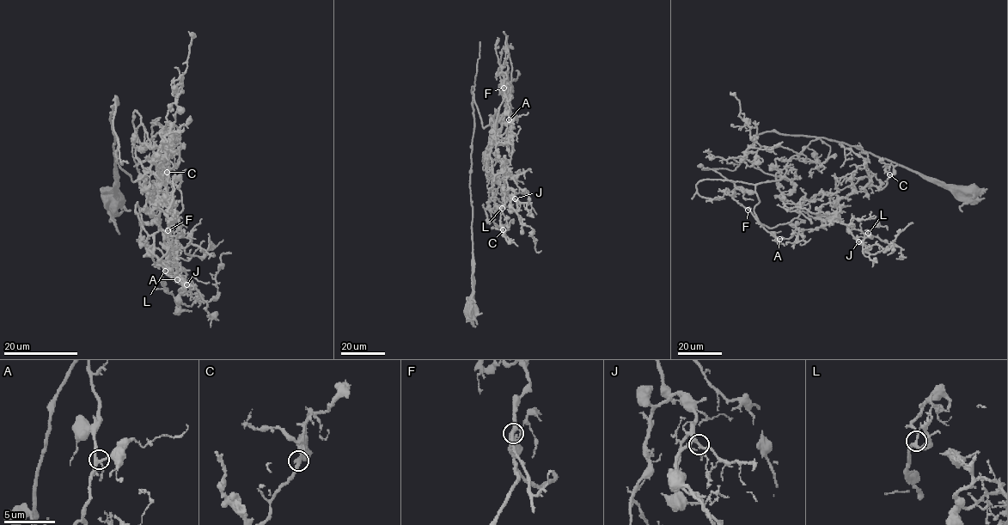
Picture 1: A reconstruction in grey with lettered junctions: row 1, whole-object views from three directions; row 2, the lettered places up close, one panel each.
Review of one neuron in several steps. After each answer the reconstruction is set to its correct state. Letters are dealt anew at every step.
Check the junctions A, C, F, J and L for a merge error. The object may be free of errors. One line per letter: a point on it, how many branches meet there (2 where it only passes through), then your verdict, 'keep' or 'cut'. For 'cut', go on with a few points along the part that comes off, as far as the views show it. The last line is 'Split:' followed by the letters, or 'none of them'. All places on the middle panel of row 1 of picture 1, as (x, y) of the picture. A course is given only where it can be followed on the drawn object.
A: place (509, 119); branches 4; keep
C: place (503, 229); branches 4; keep
F: place (504, 88); branches 4; keep
J: place (515, 198); branches 4; keep
L: place (502, 208); branches 4; keep
Split: none of them

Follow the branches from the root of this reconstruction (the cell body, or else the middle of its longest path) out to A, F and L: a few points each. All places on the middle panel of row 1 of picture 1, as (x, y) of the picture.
A: (473, 308), (471, 88), (481, 126), (496, 121), (492, 143), (509, 119)
F: (473, 308), (471, 88), (481, 126), (496, 121), (492, 143), (506, 132), (504, 88)
L: (473, 308), (473, 86), (481, 126), (497, 125), (493, 116), (498, 138), (487, 173), (506, 181), (502, 208)

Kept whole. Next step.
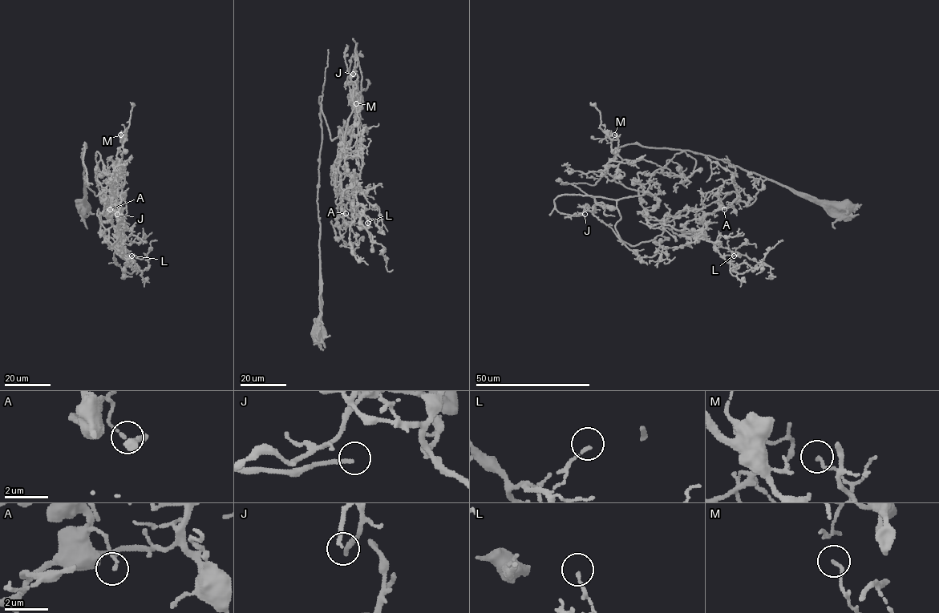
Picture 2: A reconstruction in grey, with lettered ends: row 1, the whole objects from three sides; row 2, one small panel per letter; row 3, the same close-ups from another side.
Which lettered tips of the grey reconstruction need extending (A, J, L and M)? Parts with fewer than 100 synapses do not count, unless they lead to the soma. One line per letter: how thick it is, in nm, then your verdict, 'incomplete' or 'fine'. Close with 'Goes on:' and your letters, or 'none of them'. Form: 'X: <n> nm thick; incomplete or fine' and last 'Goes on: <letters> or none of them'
A: 130 nm thick; fine
J: 170 nm thick; incomplete
L: 120 nm thick; fine
M: 140 nm thick; fine
Goes on: J

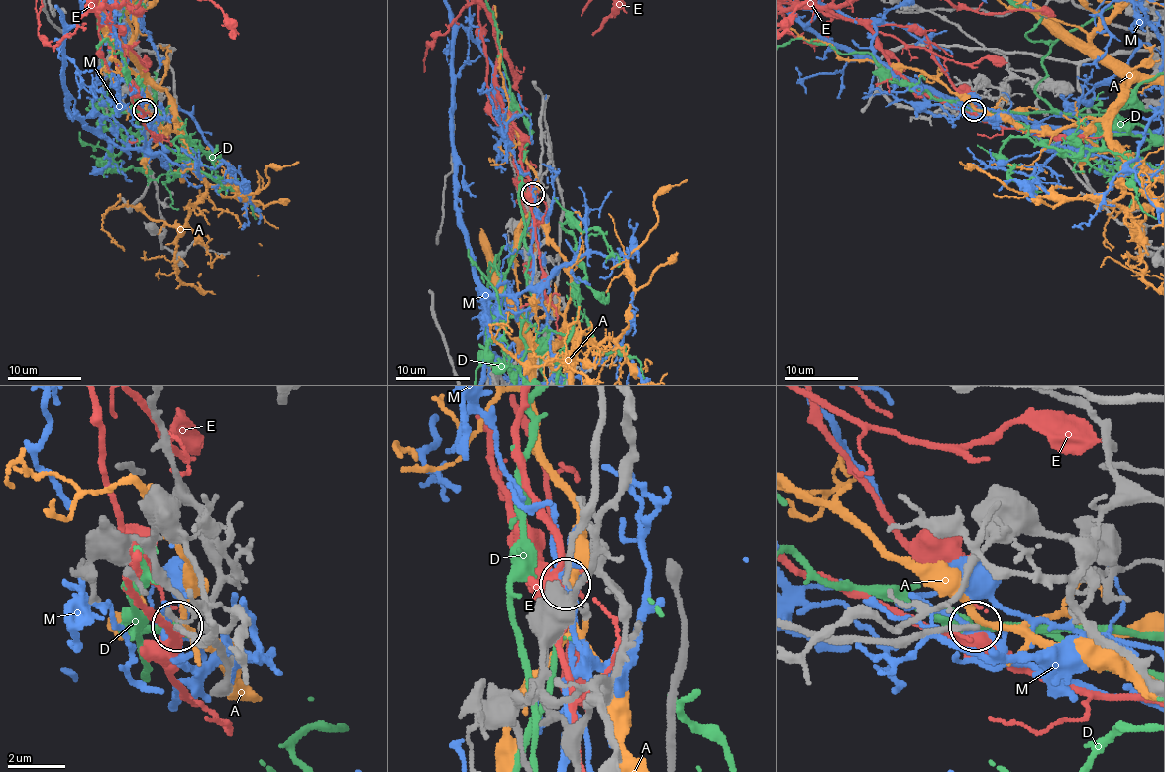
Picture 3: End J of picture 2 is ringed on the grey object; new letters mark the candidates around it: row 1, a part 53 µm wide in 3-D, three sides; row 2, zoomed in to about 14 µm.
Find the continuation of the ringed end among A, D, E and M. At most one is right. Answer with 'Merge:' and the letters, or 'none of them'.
Merge: D

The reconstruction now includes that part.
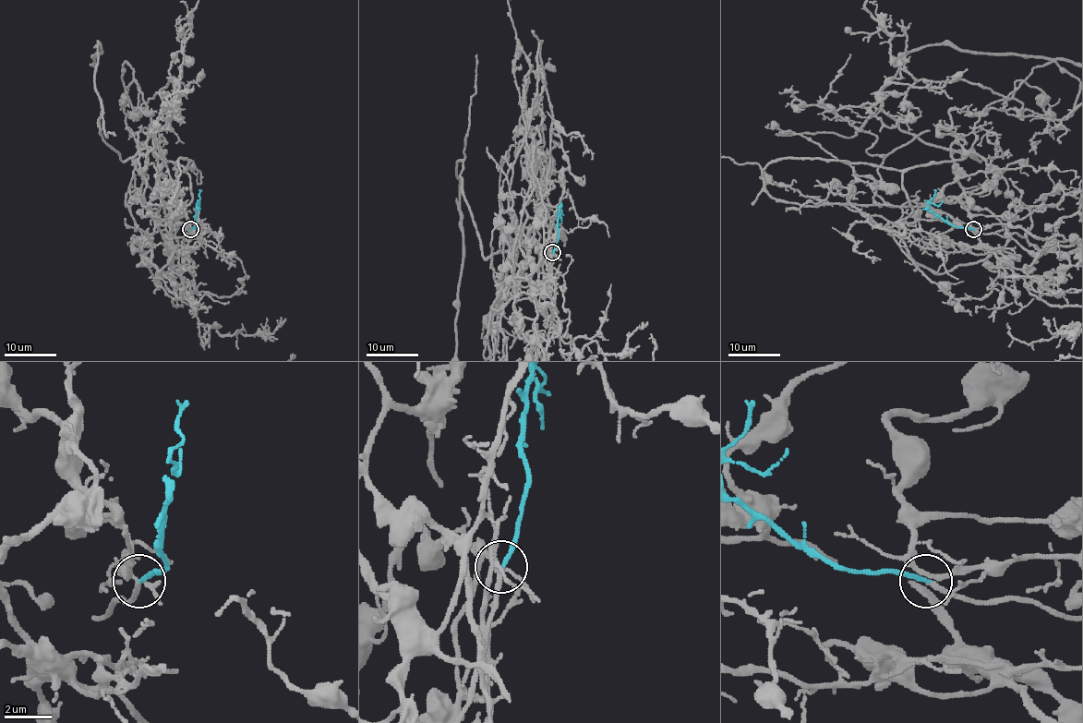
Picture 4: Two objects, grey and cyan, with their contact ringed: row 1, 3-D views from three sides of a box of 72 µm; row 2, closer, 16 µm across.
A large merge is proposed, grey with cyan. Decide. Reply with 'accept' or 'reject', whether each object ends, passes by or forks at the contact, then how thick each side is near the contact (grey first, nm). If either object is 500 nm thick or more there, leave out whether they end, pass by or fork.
accept | grey forks | cyan ends | 150/180 nm

